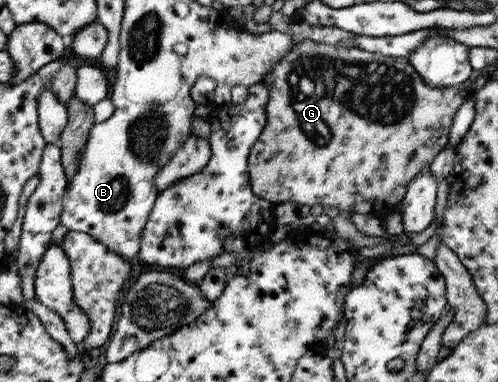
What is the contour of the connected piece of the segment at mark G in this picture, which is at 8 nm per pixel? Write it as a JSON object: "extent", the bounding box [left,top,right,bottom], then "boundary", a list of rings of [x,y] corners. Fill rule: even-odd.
{"extent":[248,38,463,214],"boundary":[[[296,38],[296,40],[298,40],[297,48],[287,52],[287,56],[273,66],[273,72],[267,73],[262,80],[263,84],[269,84],[269,92],[273,92],[273,96],[269,96],[269,128],[265,128],[265,132],[260,134],[261,140],[256,140],[257,144],[253,143],[253,152],[250,152],[248,157],[249,172],[253,172],[252,191],[275,204],[298,202],[313,208],[336,206],[339,212],[348,214],[353,212],[379,214],[387,211],[393,204],[398,204],[405,199],[408,184],[419,176],[421,171],[428,170],[437,153],[448,146],[453,117],[459,110],[459,104],[463,104],[459,88],[455,86],[429,88],[423,77],[404,57],[382,56],[359,48],[317,43],[309,38]]]}

